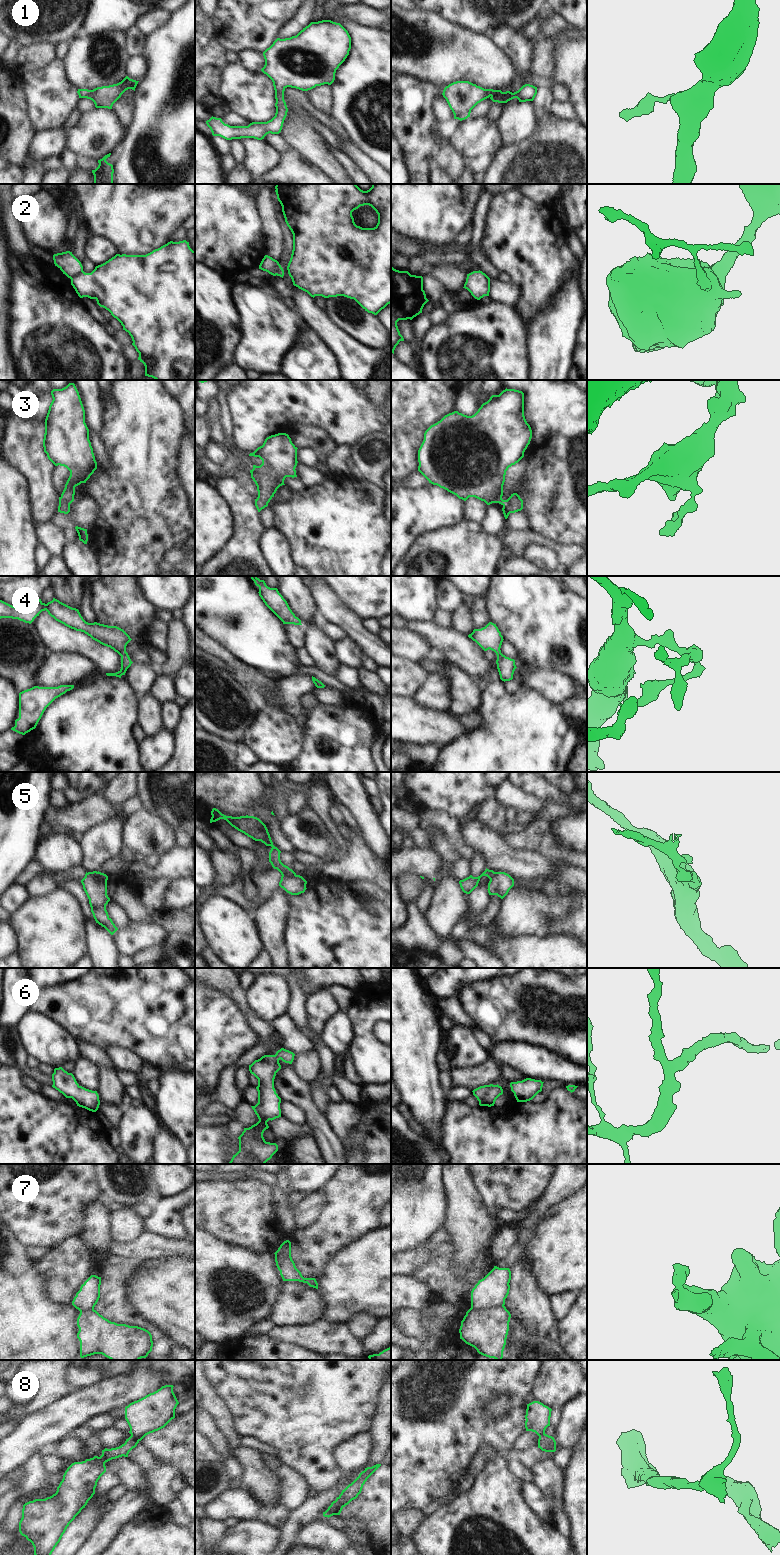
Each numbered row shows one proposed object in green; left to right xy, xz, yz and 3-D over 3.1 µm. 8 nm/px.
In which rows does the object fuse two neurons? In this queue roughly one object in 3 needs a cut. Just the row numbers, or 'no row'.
2, 5, 7, 8

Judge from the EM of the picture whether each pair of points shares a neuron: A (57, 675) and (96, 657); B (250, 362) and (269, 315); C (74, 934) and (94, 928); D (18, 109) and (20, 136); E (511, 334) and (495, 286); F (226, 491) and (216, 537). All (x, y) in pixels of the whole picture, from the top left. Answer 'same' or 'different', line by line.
A: different
B: same
C: different
D: same
E: different
F: different

